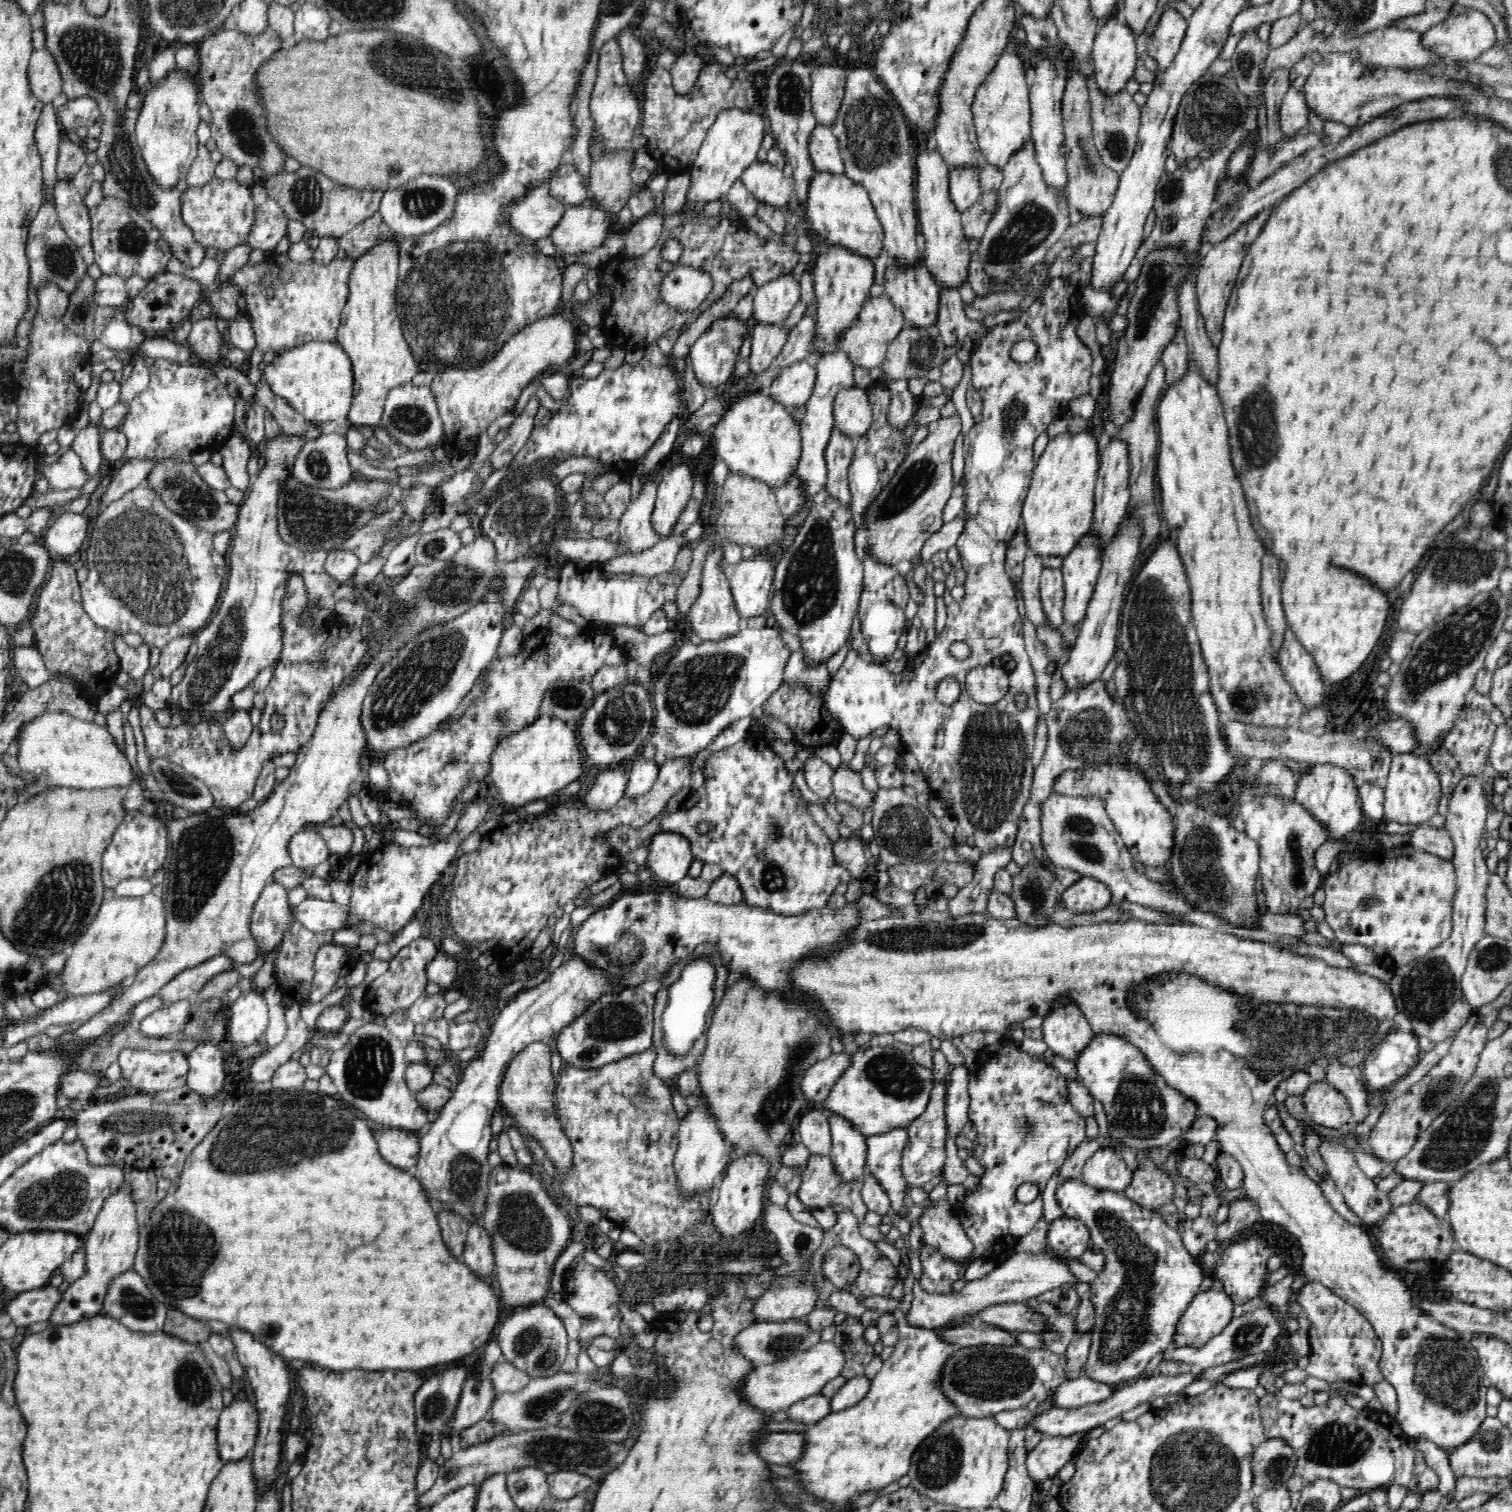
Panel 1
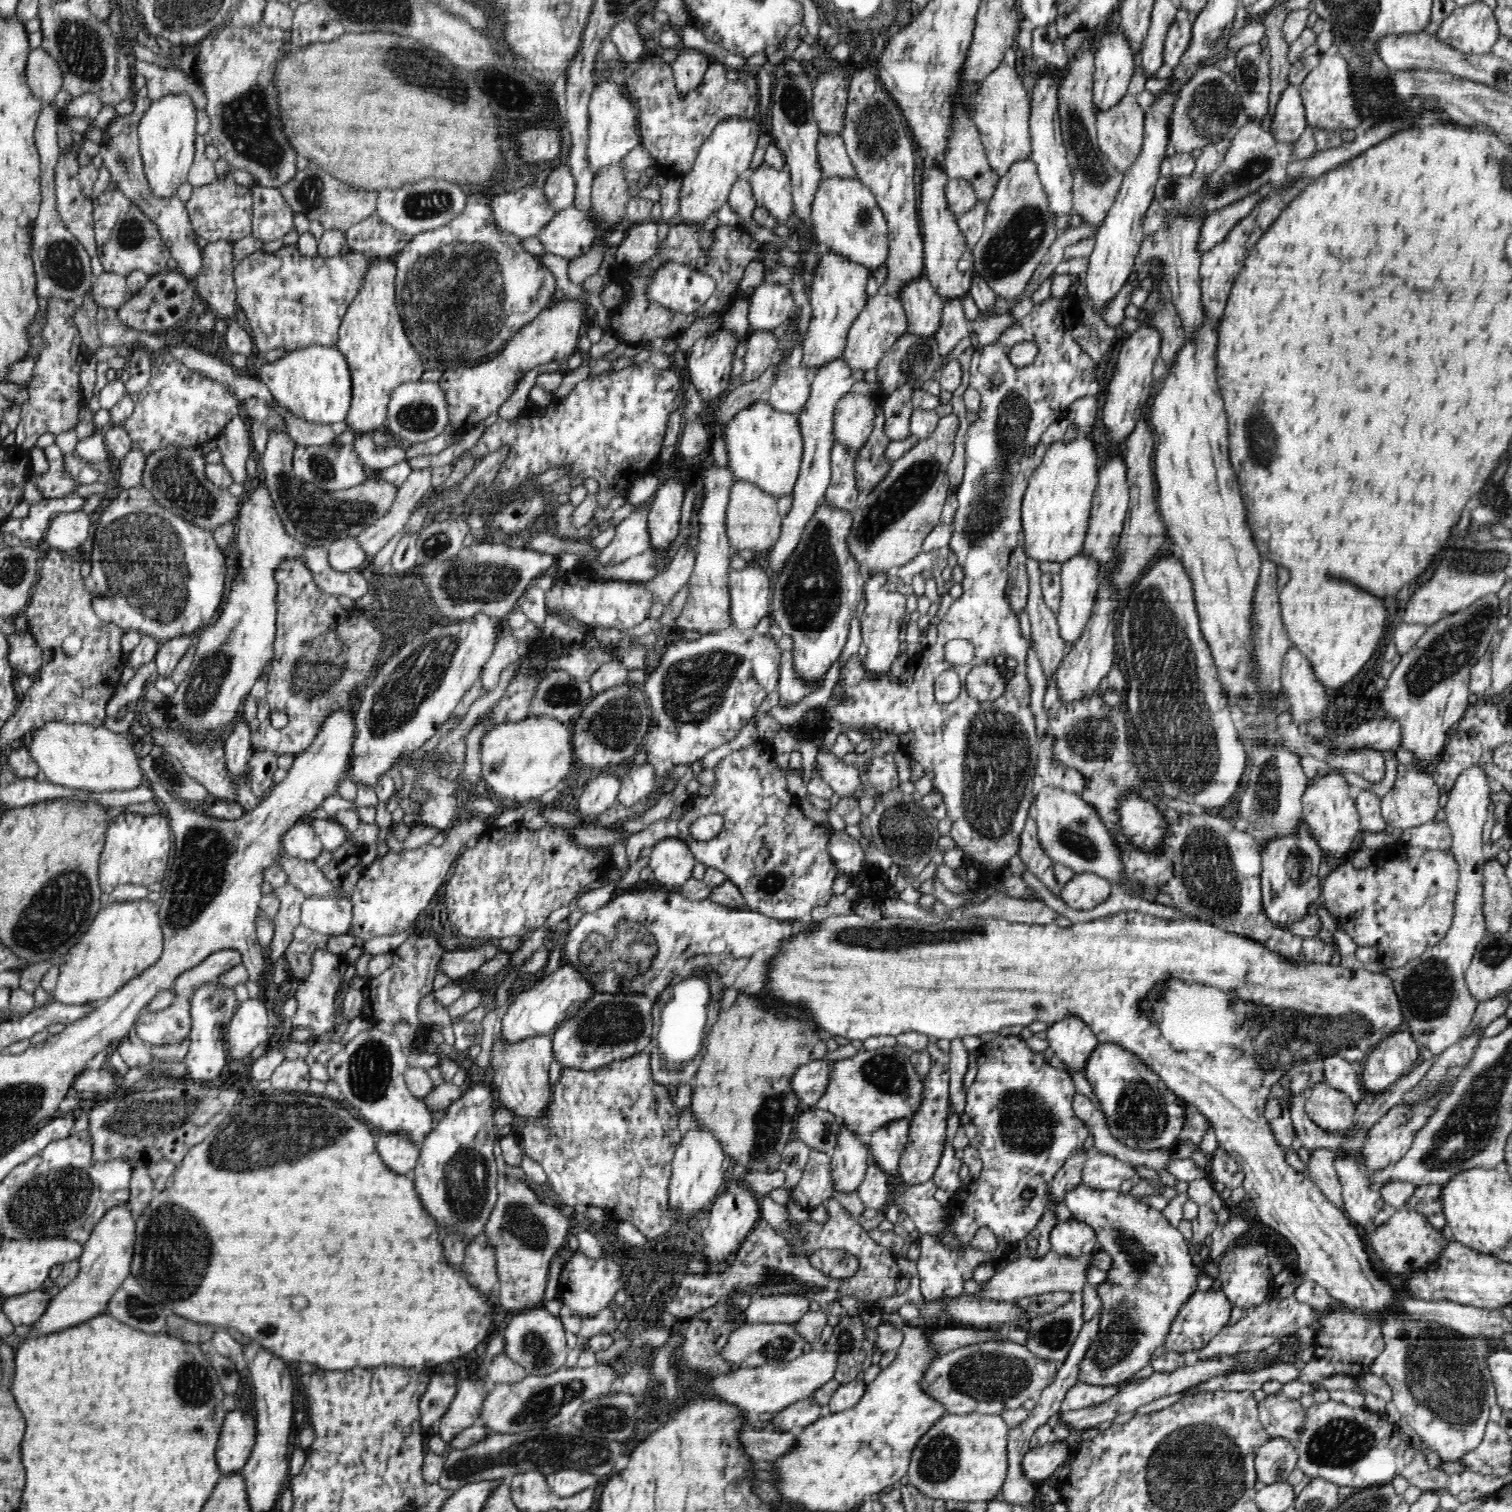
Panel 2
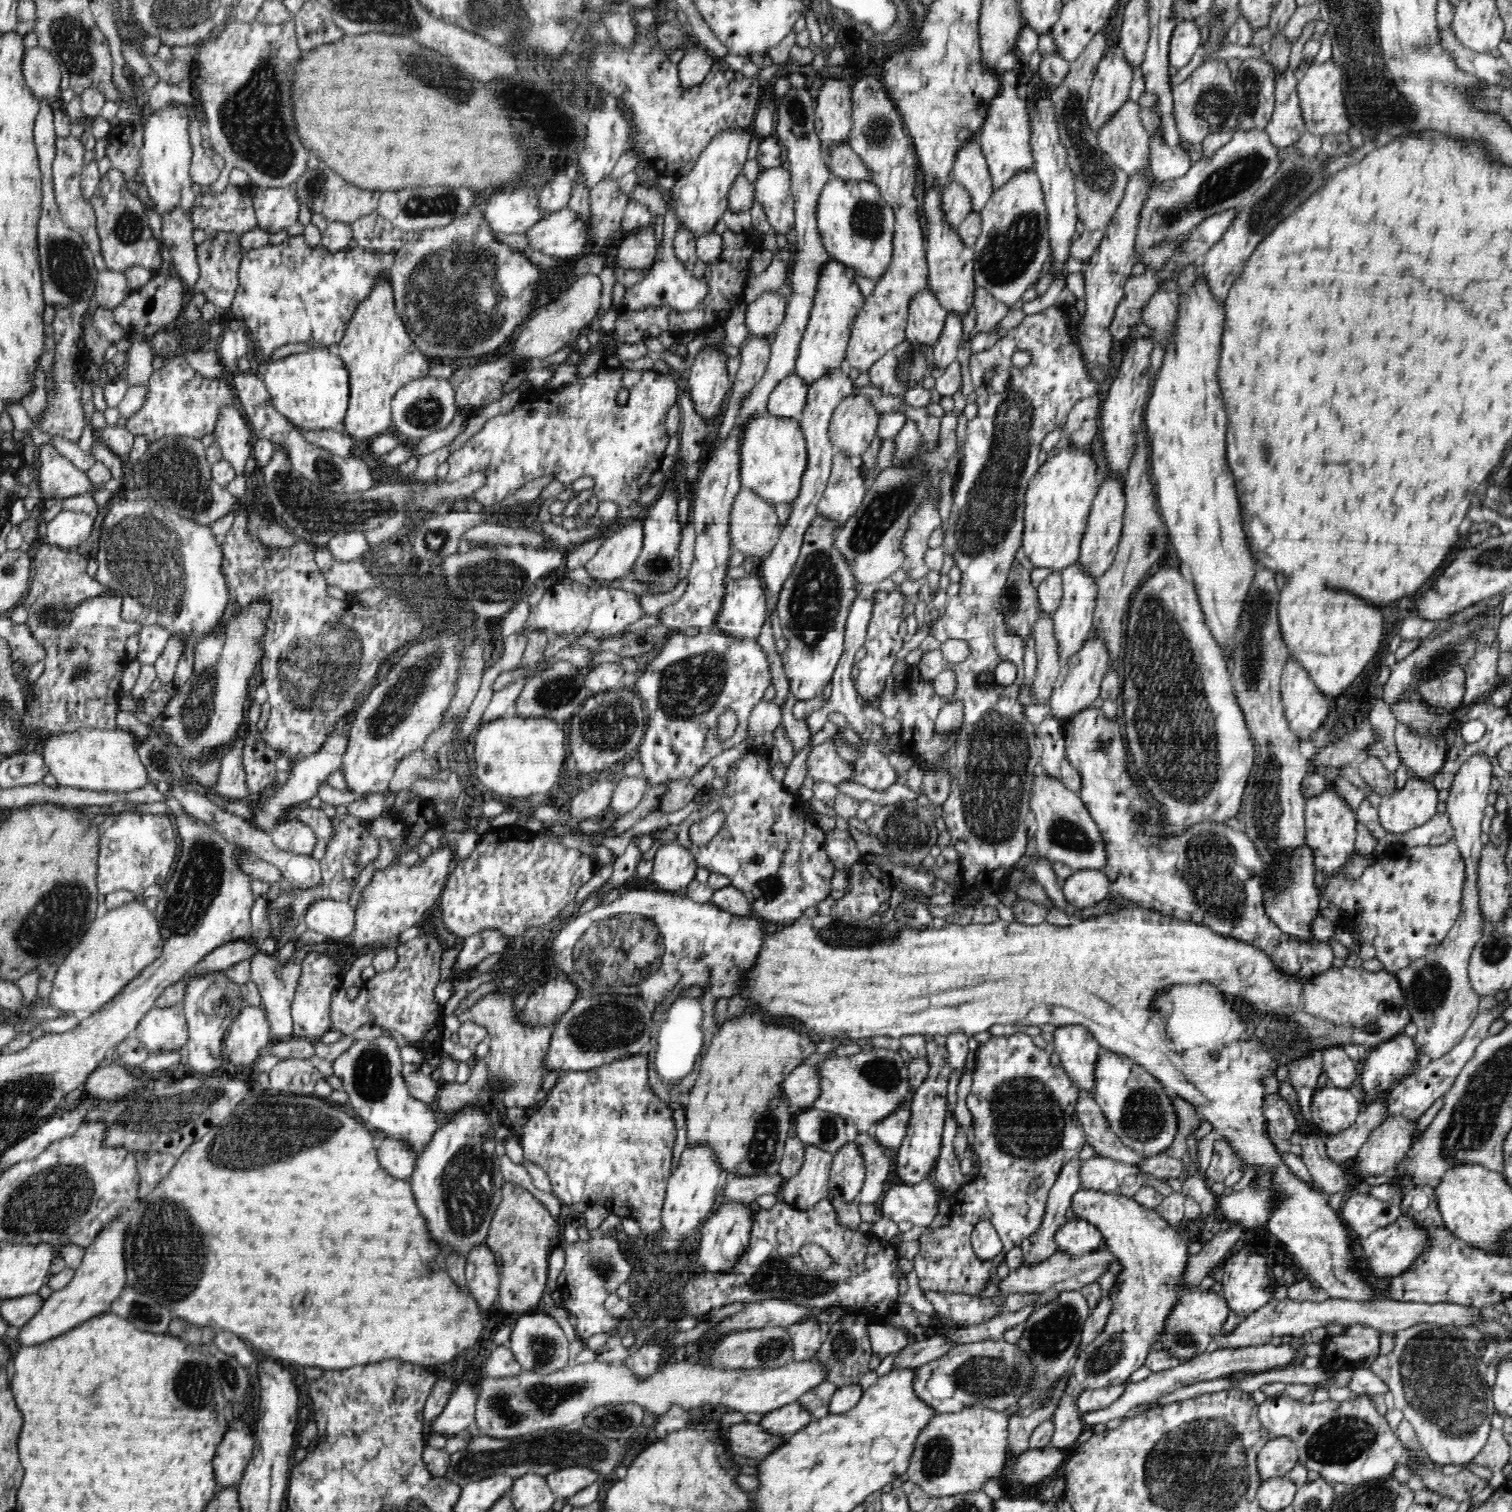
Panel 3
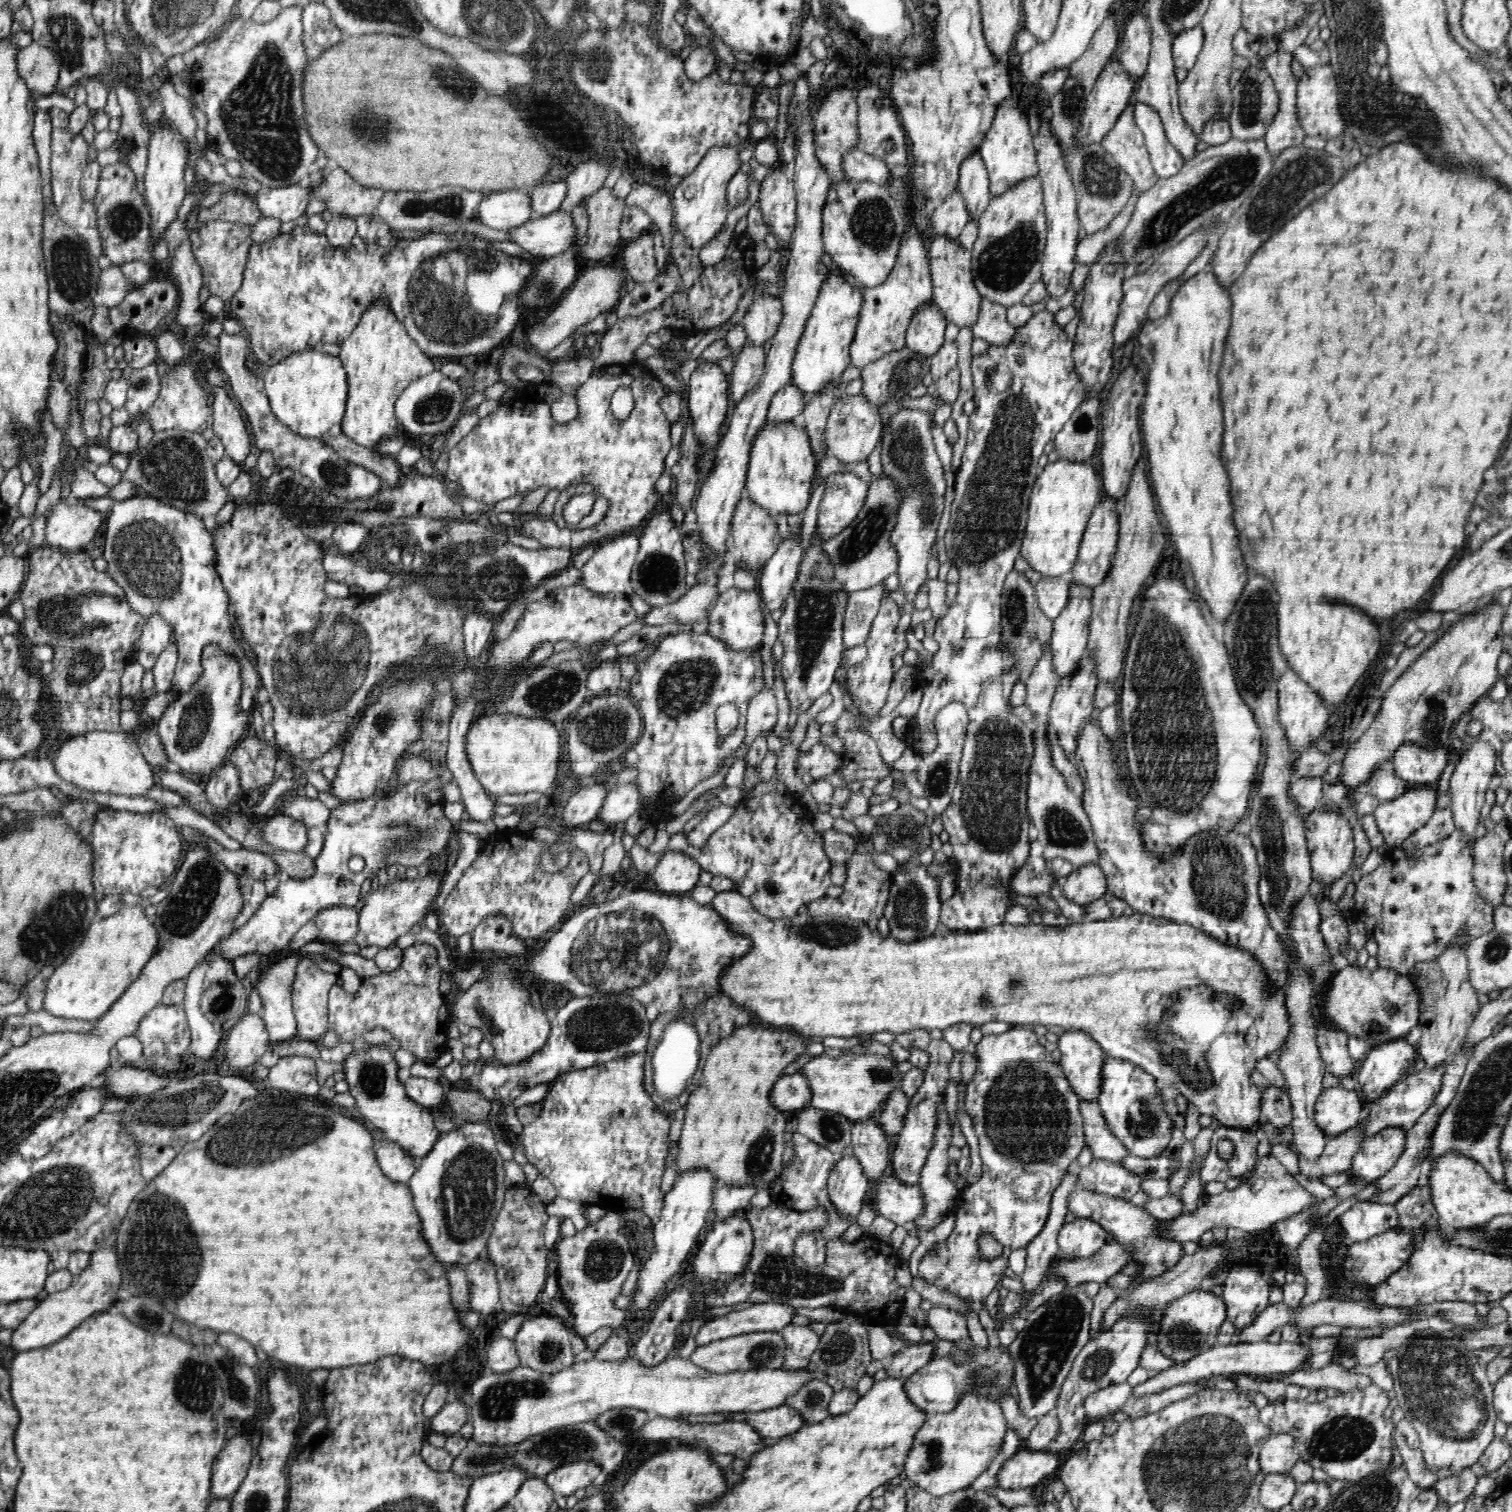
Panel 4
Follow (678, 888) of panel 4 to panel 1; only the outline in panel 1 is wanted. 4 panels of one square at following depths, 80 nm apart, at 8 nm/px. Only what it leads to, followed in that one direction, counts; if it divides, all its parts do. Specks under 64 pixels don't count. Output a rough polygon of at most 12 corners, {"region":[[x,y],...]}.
{"region":[[658,832],[648,845],[646,868],[676,884],[688,874],[690,841]]}

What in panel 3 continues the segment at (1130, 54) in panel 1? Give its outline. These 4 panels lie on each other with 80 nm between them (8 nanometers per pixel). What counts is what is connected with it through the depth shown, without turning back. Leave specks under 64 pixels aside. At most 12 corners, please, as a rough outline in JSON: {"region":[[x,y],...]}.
{"region":[[1118,44],[1094,74],[1085,124],[1099,132],[1129,99],[1133,68]]}

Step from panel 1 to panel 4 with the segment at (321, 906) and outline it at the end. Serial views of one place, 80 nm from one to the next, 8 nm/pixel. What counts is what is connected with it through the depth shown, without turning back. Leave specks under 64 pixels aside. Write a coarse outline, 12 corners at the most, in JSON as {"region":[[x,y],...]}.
{"region":[[340,905],[315,918],[323,941],[353,942],[359,913]]}

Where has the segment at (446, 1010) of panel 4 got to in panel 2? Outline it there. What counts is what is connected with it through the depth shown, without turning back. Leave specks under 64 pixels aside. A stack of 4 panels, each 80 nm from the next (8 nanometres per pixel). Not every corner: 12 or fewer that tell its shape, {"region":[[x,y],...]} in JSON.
{"region":[[410,934],[391,967],[361,988],[362,1016],[378,1025],[418,1021],[445,954]]}

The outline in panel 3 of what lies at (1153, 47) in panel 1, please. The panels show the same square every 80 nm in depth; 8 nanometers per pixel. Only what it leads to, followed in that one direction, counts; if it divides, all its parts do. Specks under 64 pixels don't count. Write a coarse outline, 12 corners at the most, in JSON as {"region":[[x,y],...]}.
{"region":[[1177,22],[1170,41],[1170,64],[1186,66],[1202,52],[1201,28]]}

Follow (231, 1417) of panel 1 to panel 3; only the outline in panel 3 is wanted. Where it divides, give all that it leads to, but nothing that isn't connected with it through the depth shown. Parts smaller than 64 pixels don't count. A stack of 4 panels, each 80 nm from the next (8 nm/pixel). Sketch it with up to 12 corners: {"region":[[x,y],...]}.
{"region":[[234,1418],[214,1458],[220,1489],[238,1485],[253,1455],[250,1428]]}

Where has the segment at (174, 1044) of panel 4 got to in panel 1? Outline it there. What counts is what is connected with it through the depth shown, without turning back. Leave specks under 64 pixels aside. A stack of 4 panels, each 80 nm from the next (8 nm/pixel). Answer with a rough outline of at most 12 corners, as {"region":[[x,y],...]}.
{"region":[[191,1001],[165,1004],[136,1025],[145,1036],[184,1032]]}

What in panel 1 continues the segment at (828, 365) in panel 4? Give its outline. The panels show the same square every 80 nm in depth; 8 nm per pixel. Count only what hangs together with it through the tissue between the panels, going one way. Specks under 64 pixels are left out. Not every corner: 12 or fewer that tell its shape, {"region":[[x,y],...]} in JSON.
{"region":[[829,245],[810,265],[812,352],[840,348],[874,279],[872,259]]}

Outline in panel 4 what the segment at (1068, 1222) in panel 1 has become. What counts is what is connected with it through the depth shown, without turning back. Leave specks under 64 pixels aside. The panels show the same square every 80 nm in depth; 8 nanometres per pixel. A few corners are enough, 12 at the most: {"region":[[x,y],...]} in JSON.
{"region":[[1093,1220],[1061,1228],[1061,1256],[1086,1258],[1110,1240]]}

